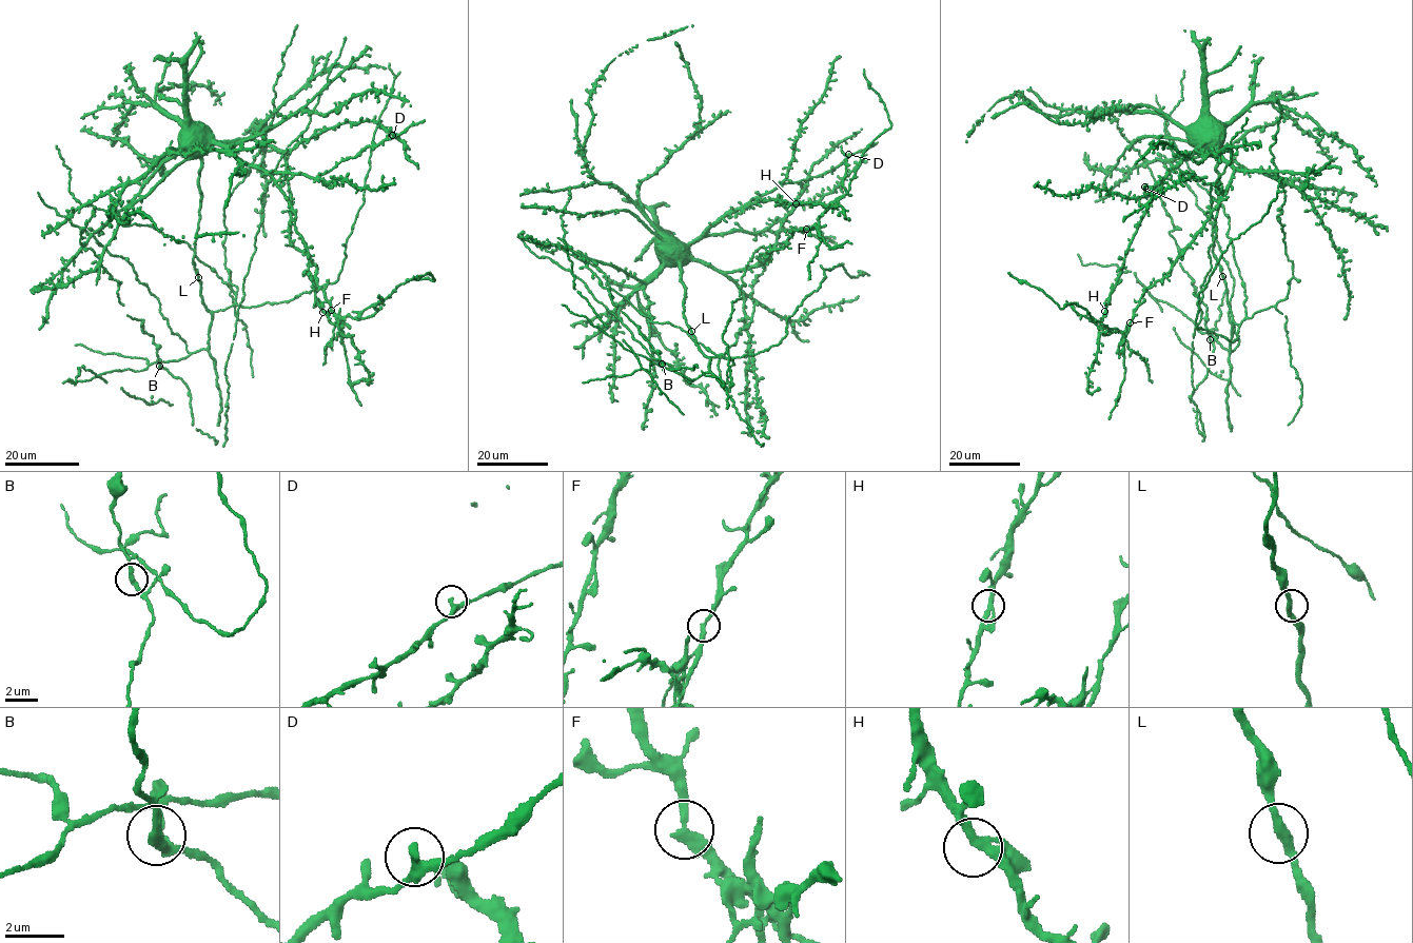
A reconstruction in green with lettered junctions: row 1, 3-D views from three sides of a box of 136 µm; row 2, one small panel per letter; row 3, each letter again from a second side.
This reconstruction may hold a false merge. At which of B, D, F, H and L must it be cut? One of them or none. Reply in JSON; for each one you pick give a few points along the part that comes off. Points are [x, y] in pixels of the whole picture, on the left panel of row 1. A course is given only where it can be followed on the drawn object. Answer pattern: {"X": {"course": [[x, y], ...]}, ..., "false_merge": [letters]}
{"F": {"course": [[331, 310], [341, 318], [357, 319], [397, 287], [416, 278], [434, 280], [429, 273], [417, 279], [413, 277]]}, "false_merge": ["F"]}

